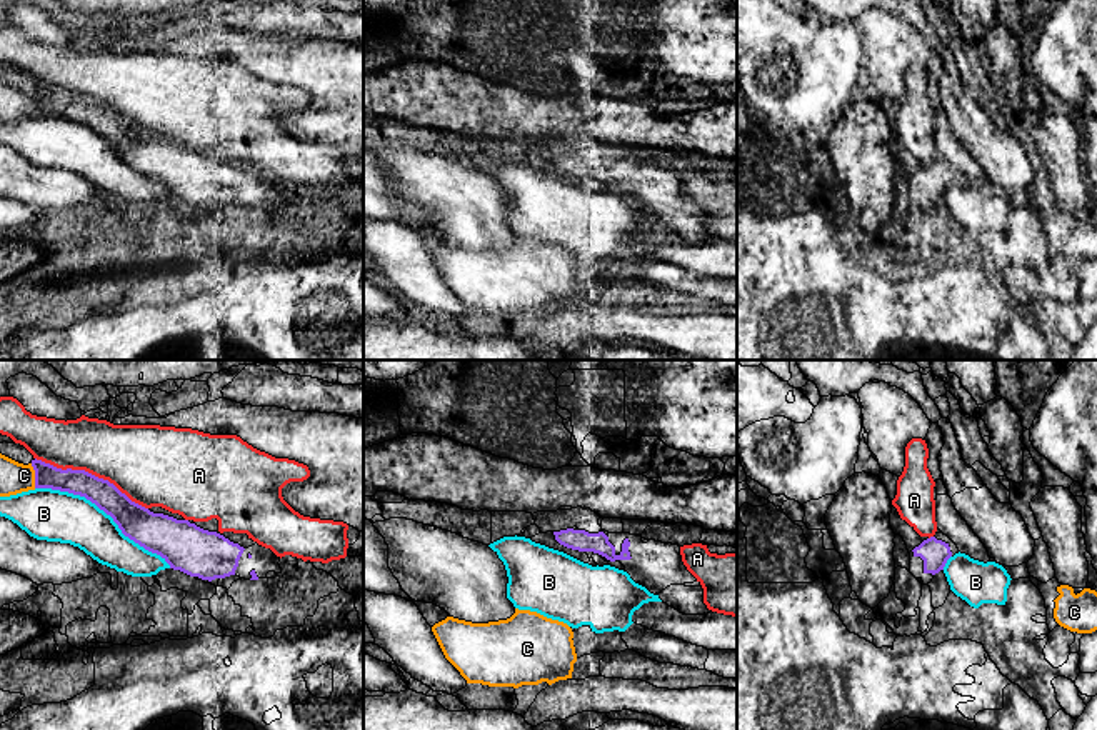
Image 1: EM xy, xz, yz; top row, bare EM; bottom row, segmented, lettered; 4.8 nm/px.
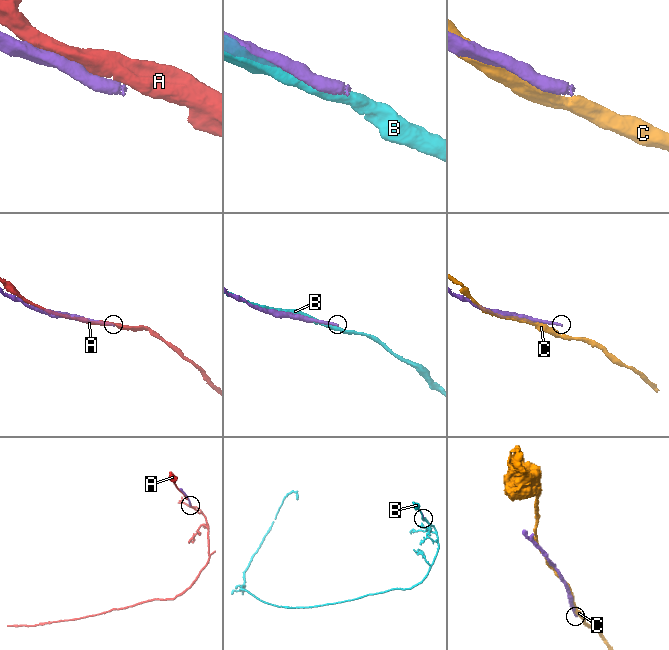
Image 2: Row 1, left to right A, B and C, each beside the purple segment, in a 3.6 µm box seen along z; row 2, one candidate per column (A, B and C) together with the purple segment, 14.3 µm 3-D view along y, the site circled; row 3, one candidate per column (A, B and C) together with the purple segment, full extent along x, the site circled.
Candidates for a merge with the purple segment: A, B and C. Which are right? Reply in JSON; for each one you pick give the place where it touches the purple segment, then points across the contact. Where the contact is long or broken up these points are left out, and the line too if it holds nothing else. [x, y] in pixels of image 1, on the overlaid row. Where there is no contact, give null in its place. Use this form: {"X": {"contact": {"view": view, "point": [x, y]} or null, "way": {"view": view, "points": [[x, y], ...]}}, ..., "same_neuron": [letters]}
{"same_neuron": []}

